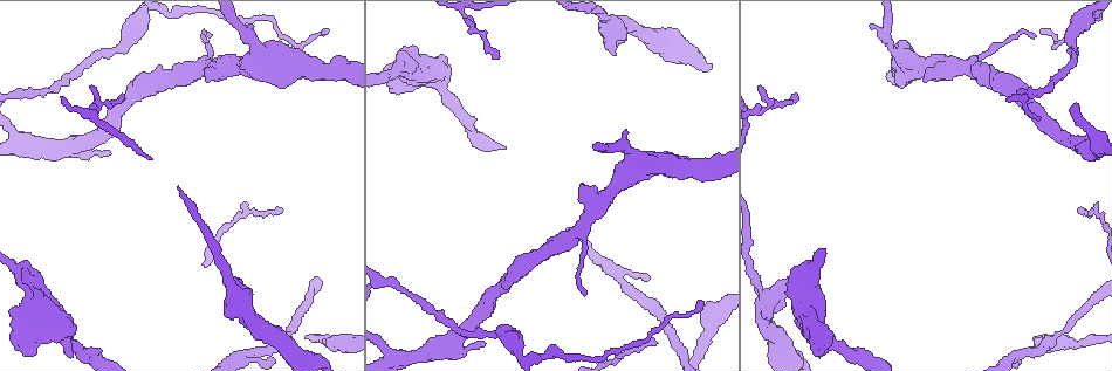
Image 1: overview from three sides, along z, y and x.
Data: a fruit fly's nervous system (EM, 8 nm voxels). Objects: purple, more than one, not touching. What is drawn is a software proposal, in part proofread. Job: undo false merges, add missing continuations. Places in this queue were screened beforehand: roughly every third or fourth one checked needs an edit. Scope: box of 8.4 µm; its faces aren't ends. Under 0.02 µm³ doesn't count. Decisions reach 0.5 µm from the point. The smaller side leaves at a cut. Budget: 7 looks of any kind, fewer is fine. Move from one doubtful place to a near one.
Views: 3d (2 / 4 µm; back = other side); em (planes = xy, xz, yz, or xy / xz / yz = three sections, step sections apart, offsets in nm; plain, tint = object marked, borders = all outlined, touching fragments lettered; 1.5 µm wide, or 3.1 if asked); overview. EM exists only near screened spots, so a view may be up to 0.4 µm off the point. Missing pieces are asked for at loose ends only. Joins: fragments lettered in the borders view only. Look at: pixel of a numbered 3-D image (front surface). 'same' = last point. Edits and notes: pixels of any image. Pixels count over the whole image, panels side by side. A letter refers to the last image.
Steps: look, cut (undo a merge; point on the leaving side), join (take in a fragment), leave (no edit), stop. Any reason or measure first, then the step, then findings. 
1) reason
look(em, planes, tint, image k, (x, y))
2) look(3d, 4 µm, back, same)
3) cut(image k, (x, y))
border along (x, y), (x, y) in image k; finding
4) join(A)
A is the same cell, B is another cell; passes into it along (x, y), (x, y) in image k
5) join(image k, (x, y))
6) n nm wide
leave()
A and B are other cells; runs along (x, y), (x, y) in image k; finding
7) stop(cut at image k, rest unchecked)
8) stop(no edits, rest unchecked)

narrows sharply
look(3d, 2 µm, image 1, (290, 333))

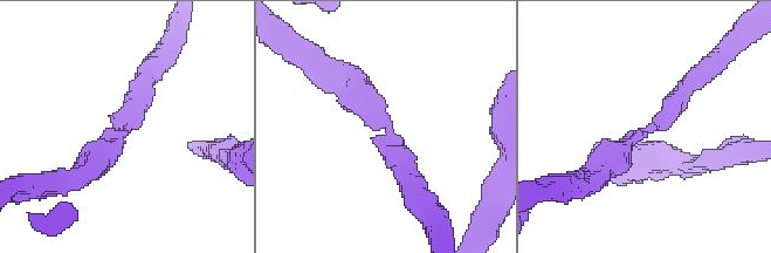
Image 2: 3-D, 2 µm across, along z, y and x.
need the tissue
look(em, planes, borders, image 2, (117, 130))

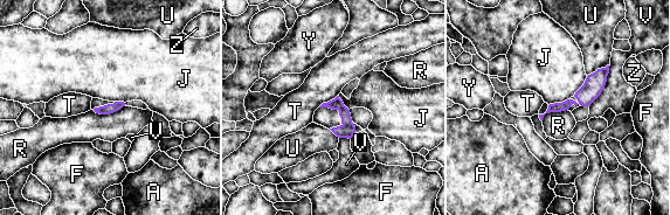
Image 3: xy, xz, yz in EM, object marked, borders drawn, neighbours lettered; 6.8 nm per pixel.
V touches over 320 nm
leave()
A, F, J, R, T, U, V, Y and Z are other cells; border along (568, 98), (548, 105) in image 3; one neuron here

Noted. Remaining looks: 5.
look(3d, 2 µm, image 1, (326, 29))

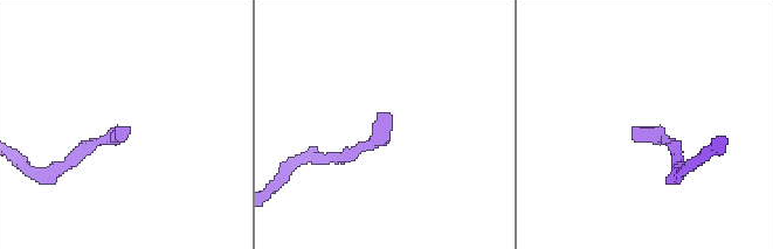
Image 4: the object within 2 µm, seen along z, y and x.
look(em, planes, borders, image 4, (120, 129))

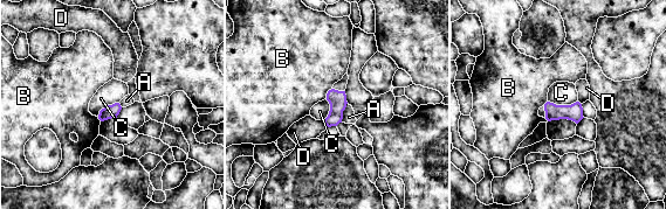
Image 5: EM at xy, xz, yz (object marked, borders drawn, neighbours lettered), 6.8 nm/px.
100 nm wide
leave()
A, B, C and D are other cells; border along (548, 100), (555, 104), (577, 102) in image 5; none of them fits

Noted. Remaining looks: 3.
look(em, planes, borders, image 1, (797, 97))

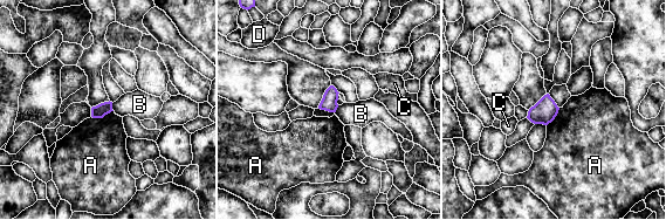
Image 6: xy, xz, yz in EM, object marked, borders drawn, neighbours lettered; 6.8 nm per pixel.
90 nm wide; A touches over 160 nm
leave()
A, B, C and D are other cells; no lettered fragment goes on from it

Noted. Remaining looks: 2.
stop(no edits, rest unchecked)

